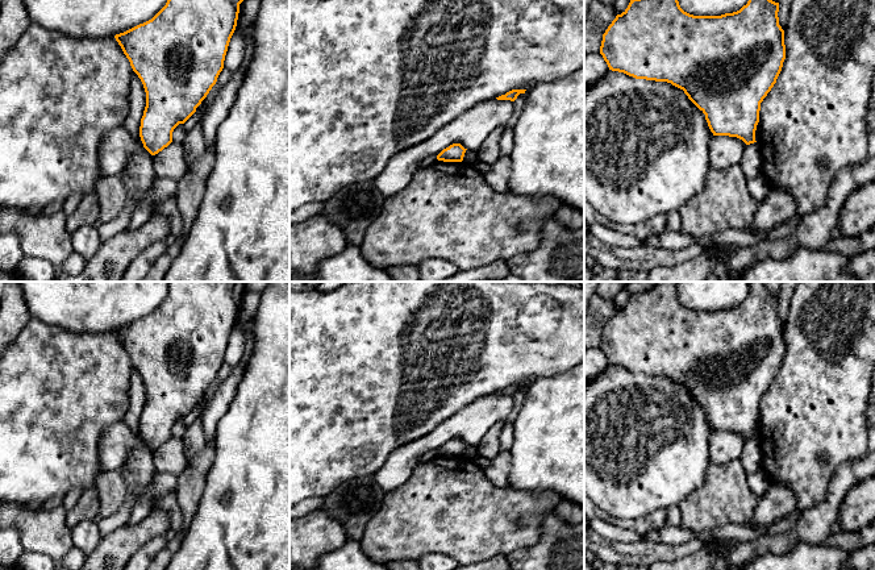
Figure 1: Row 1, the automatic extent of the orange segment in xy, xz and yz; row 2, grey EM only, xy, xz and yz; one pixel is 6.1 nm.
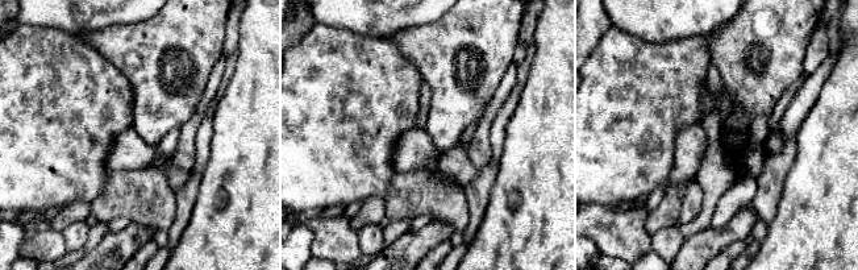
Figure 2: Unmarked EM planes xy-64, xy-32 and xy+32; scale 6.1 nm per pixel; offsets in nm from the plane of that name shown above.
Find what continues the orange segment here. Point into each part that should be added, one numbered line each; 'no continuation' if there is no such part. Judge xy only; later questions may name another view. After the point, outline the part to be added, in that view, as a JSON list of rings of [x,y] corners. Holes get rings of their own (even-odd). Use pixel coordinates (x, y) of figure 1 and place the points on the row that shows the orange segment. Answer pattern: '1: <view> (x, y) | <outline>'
no continuation

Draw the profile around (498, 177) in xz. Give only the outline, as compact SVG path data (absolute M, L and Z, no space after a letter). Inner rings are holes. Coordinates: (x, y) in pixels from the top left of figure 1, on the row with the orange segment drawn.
M503 157L489 165L489 170L483 175L486 182L493 188L496 192L509 192L509 179L512 175L512 166L509 157Z

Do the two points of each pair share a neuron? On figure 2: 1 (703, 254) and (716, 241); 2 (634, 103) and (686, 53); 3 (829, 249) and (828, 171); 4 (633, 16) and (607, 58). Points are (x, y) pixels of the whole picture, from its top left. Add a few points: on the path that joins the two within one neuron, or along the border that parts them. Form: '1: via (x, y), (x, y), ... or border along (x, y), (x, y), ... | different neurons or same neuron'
1: via (706, 252), (713, 244) | same neuron
2: via (648, 91), (673, 66) | same neuron
3: via (831, 229), (831, 191) | same neuron
4: border along (612, 24), (653, 42) | different neurons

